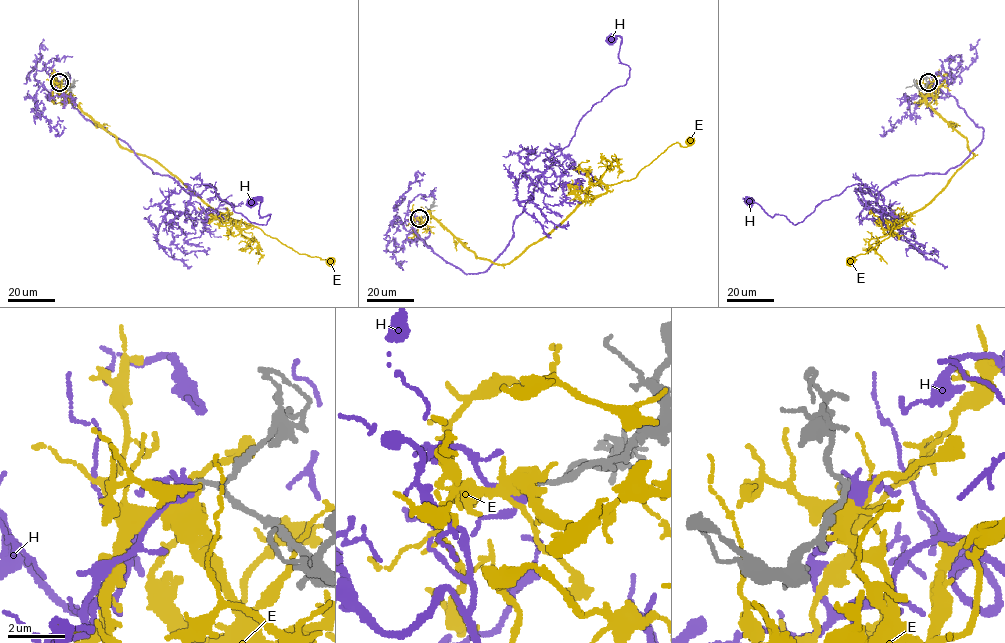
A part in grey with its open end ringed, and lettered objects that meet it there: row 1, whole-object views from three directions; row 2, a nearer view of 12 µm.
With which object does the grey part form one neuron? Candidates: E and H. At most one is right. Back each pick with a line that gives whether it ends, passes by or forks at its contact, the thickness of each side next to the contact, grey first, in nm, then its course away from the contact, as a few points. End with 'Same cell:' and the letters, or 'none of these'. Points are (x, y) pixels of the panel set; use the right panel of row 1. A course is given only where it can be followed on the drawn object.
H: it passes by | 170/440 nm | via (928, 82), (983, 130), (959, 164), (874, 195), (848, 186), (794, 224), (747, 201)
Same cell: H

